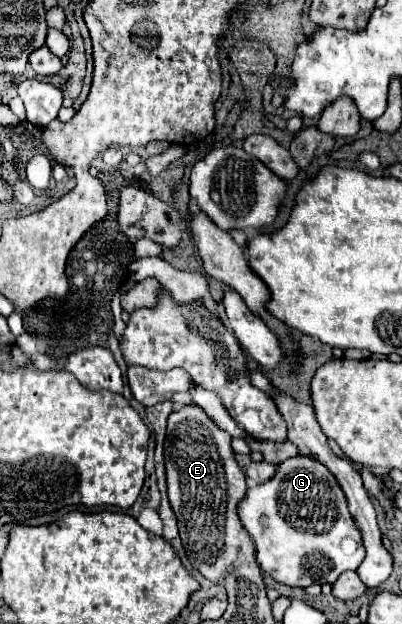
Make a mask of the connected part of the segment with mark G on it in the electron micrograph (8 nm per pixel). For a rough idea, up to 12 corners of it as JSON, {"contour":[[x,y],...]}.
{"contour":[[288,458],[238,512],[260,568],[298,588],[366,556],[342,488]]}

